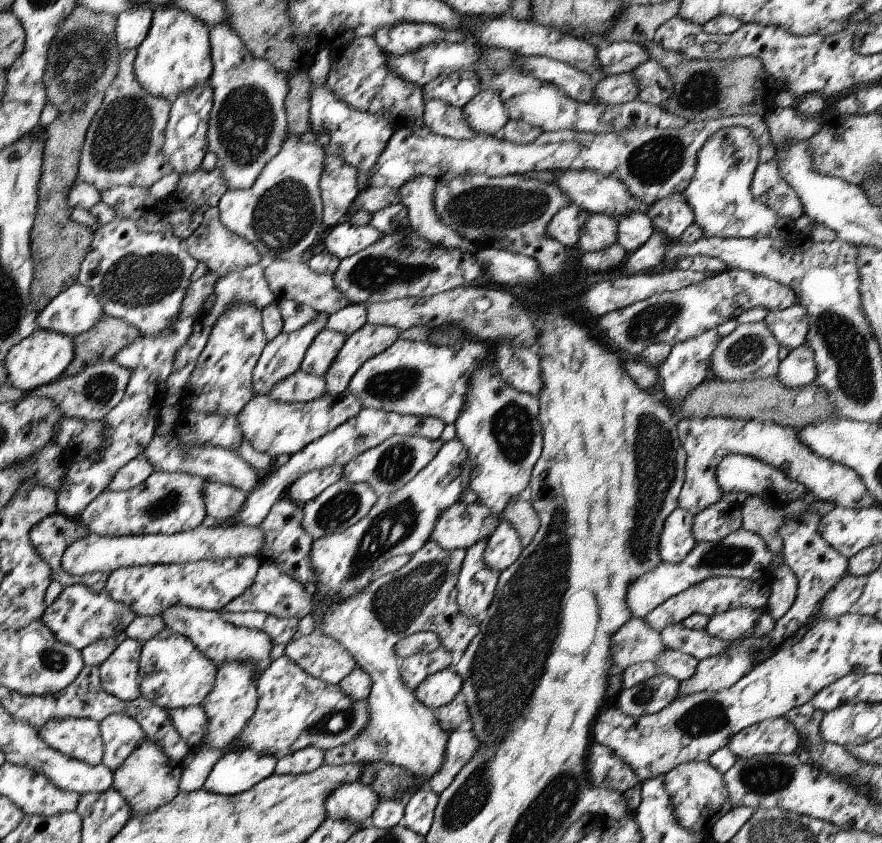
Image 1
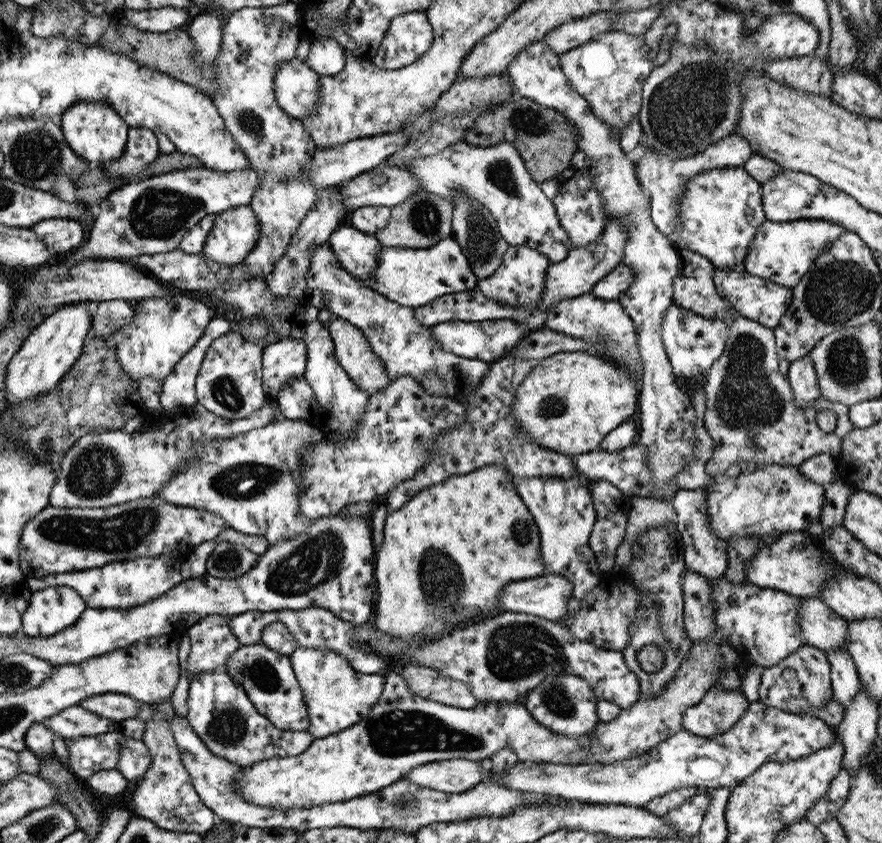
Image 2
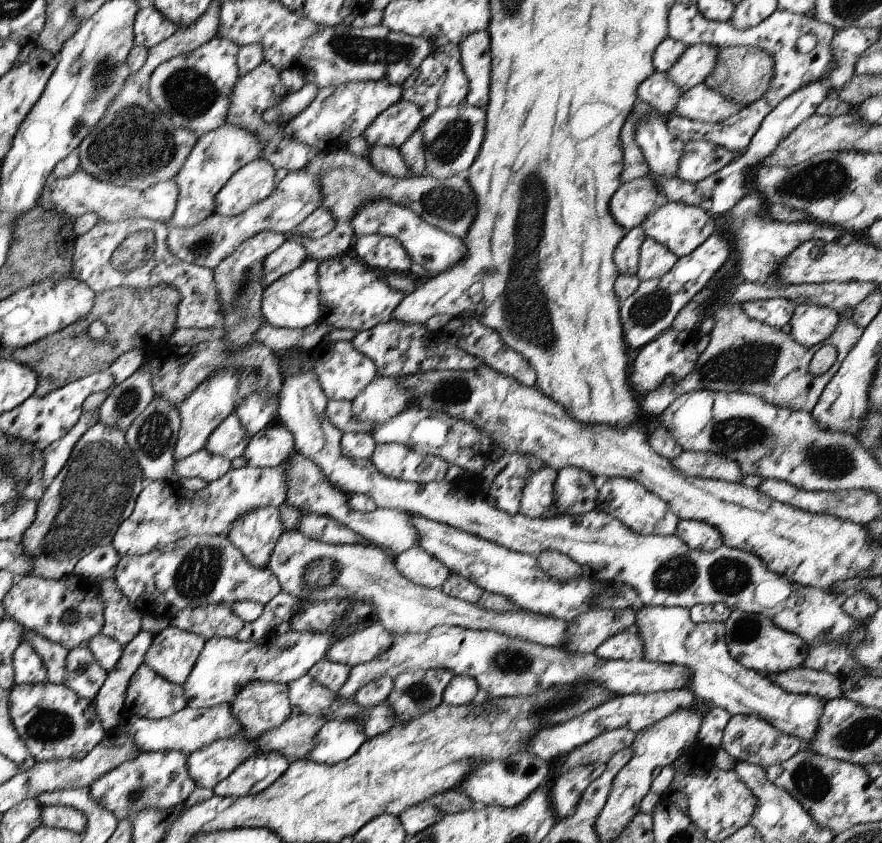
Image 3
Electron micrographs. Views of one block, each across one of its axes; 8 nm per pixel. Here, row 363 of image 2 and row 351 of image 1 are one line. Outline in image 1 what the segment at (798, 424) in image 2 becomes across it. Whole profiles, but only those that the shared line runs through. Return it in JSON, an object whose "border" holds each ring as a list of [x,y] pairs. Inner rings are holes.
{"border":[[[764,320],[738,324],[730,334],[721,338],[717,344],[712,353],[709,375],[728,382],[773,377],[778,370],[778,348],[777,342],[767,329]]]}

